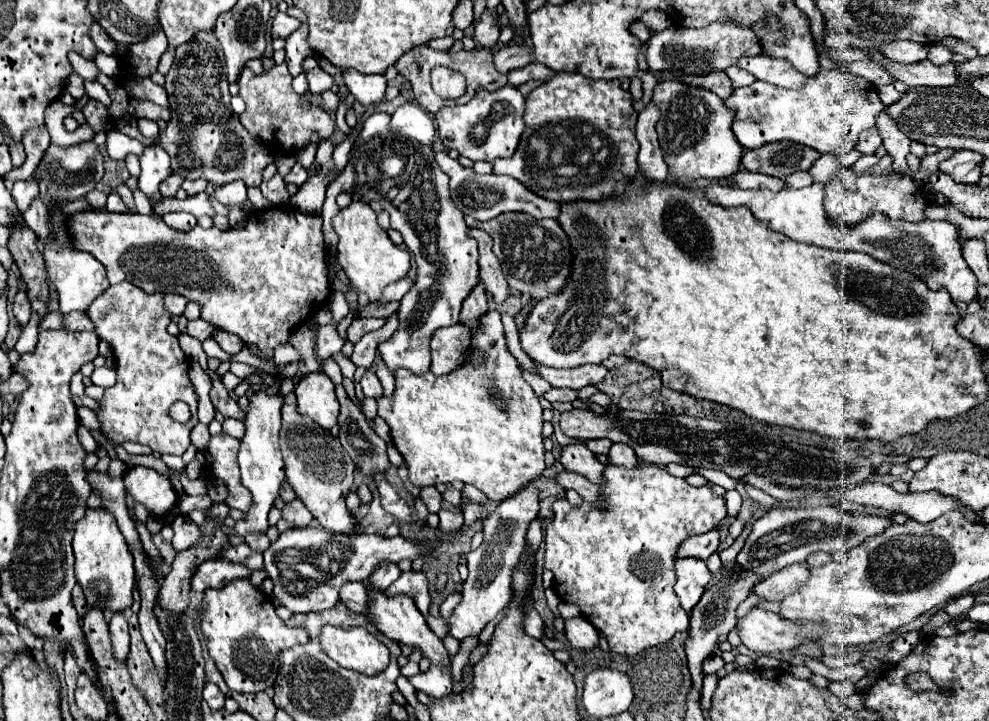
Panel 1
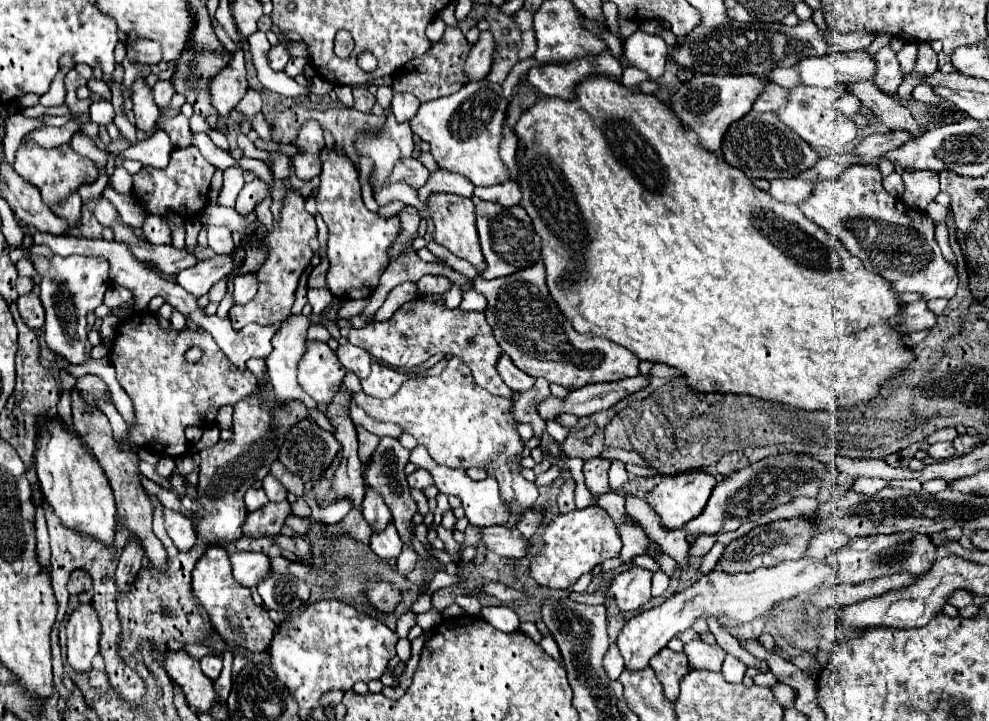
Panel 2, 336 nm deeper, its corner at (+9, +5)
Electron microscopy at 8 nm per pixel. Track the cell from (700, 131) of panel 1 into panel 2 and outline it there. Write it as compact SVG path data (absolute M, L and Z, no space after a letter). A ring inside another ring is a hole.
M697 74L691 82L681 84L679 90L671 94L671 108L681 118L681 122L693 128L699 136L703 148L711 152L721 150L723 134L727 132L729 124L743 118L755 98L765 90L769 84L767 76L751 76L751 74L737 74L737 76L713 76L713 74Z

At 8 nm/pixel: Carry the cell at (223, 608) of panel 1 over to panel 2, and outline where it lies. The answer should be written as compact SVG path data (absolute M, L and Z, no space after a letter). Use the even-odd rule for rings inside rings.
M209 546L193 568L193 592L209 614L213 628L229 646L245 646L249 652L263 652L269 648L275 632L275 622L267 610L257 606L251 598L251 590L235 582L231 574L231 562L227 550L221 546Z

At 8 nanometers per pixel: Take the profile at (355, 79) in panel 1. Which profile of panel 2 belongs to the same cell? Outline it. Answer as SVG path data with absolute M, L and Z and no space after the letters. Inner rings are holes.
M355 88L353 96L355 96L355 110L371 114L371 110L375 106L375 96L367 88Z

